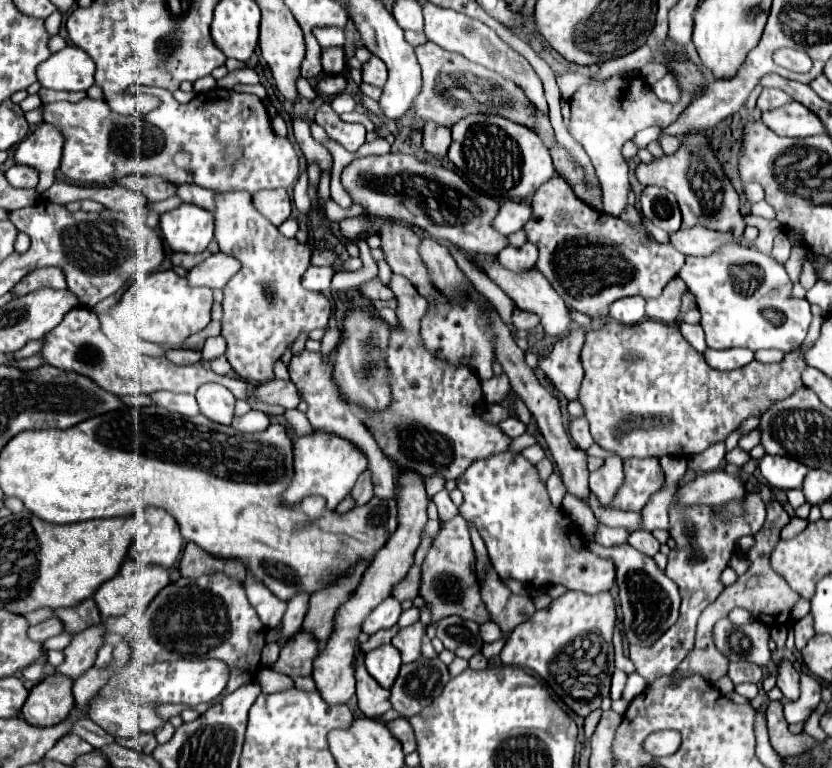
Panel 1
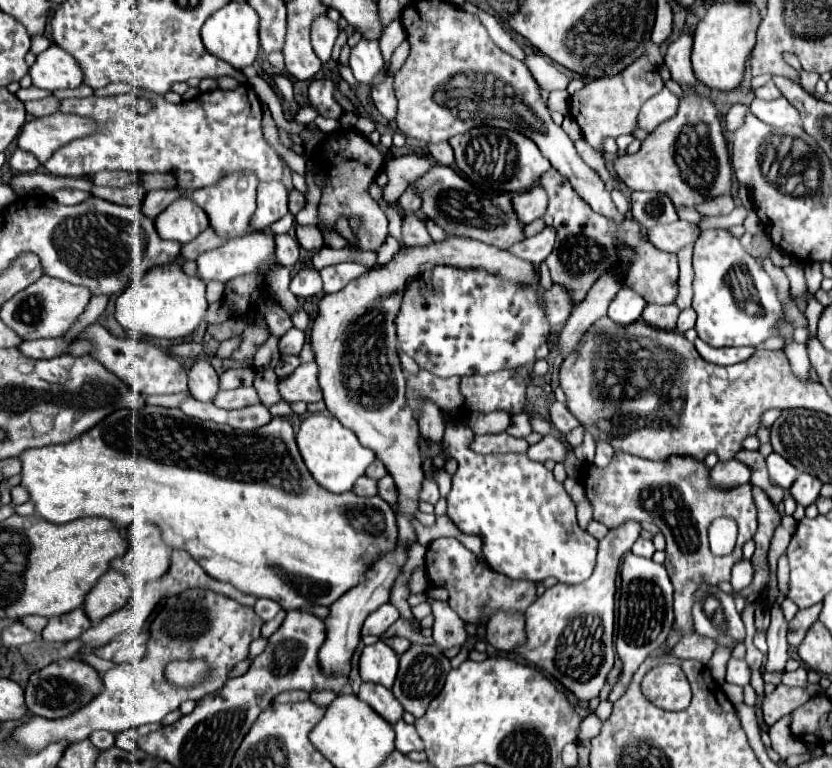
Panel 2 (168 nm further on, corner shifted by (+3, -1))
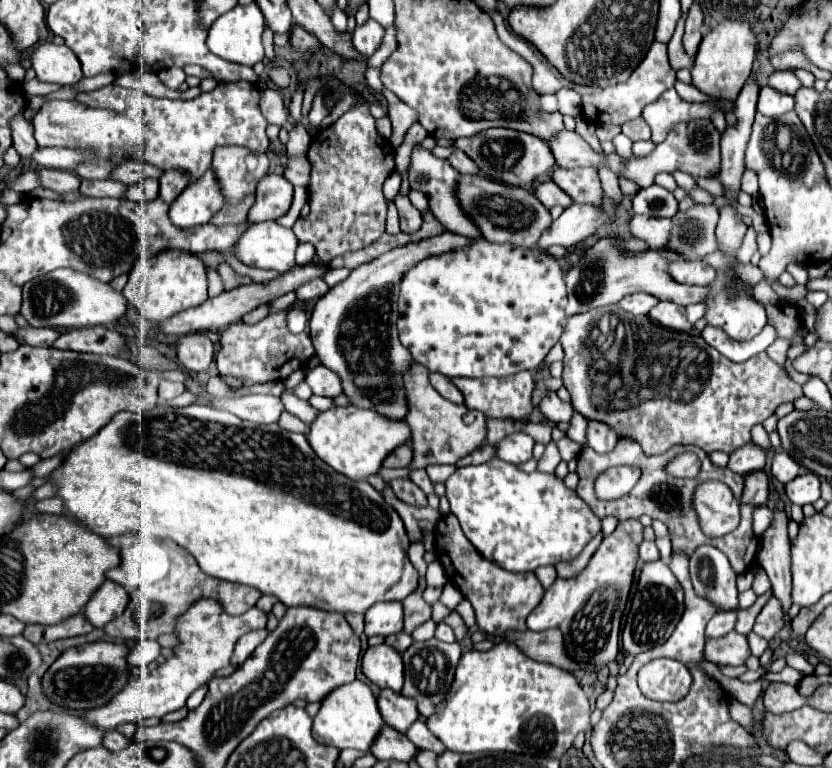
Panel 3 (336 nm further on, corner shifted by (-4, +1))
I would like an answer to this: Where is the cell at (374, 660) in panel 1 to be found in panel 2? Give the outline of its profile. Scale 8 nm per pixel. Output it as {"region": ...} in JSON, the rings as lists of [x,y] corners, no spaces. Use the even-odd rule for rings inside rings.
{"region":[[[383,641],[367,645],[363,649],[363,653],[361,653],[361,659],[359,659],[361,679],[379,683],[379,685],[383,685],[387,689],[391,689],[391,685],[395,681],[397,667],[399,667],[399,657]]]}

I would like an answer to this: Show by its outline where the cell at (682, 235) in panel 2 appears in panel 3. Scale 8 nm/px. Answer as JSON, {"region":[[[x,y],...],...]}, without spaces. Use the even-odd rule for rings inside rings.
{"region":[[[634,215],[630,219],[628,231],[632,233],[632,237],[640,237],[646,245],[652,245],[654,249],[658,249],[668,241],[670,221],[668,219],[658,219],[658,217]]]}

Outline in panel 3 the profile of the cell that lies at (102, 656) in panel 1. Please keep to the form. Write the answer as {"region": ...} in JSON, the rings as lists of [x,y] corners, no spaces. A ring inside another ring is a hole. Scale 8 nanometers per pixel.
{"region":[[[150,639],[136,641],[128,655],[128,663],[134,667],[148,667],[156,659],[158,659],[158,641],[150,641]]]}

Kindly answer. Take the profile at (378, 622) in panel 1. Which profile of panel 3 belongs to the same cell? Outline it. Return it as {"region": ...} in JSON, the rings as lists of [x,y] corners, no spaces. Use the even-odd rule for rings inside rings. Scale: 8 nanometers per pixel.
{"region":[[[390,601],[390,603],[376,603],[366,611],[366,627],[364,633],[368,637],[382,635],[388,637],[392,633],[402,631],[402,603]]]}

